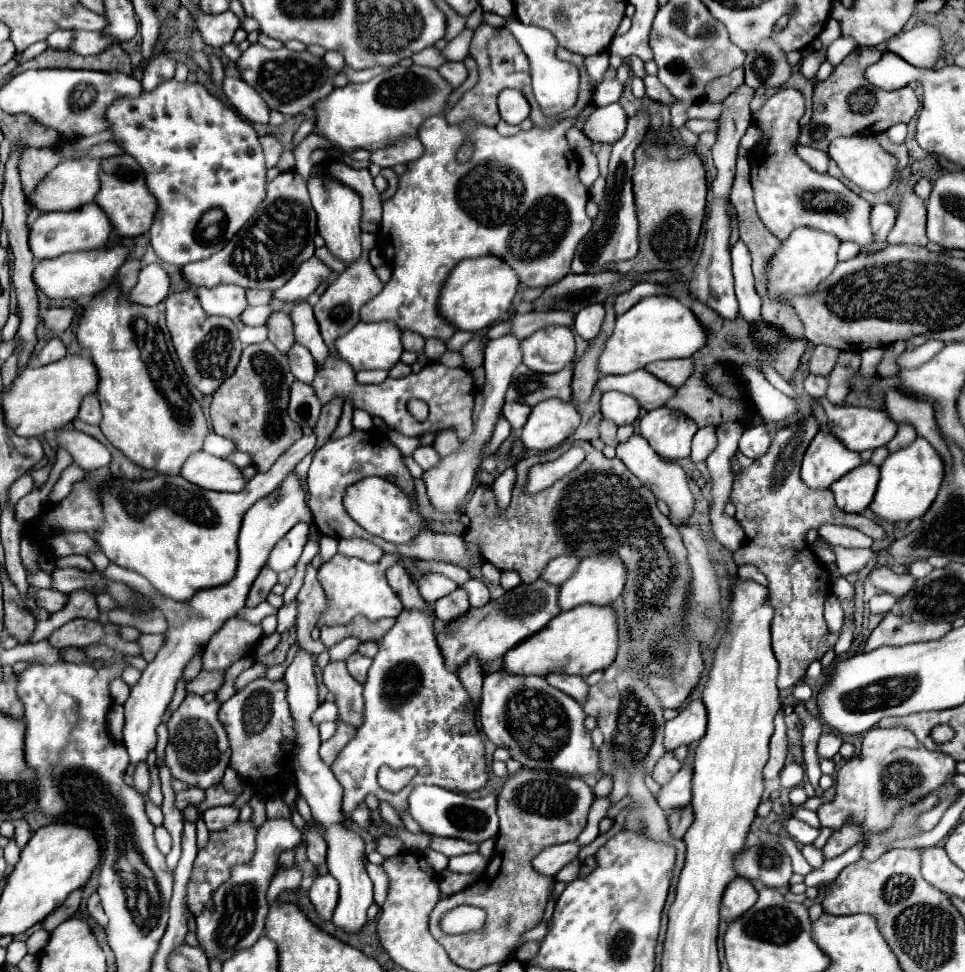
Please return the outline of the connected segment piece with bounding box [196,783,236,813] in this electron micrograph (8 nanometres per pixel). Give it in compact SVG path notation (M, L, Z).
M220 783L220 785L216 785L216 787L206 789L206 799L204 799L200 805L196 805L196 809L198 809L198 813L202 813L202 811L206 811L208 807L230 805L230 803L234 803L234 801L236 801L236 793L234 793L234 791L228 791L228 789Z

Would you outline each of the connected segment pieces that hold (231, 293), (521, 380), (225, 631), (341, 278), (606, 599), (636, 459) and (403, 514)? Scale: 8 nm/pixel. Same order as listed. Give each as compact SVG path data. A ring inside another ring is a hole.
M218 285L212 289L200 287L196 293L202 303L202 309L208 315L220 315L232 321L240 321L240 315L248 309L244 287L236 285Z
M572 359L572 363L568 363L568 367L564 367L564 371L552 373L552 375L540 375L530 371L528 367L520 365L514 371L514 377L510 381L510 389L506 393L506 401L518 401L524 405L538 405L540 401L546 399L562 399L562 401L570 401L570 379L572 379L572 367L574 367L576 359Z
M228 619L228 623L224 623L224 627L216 635L212 635L204 649L204 669L228 669L248 647L256 645L260 635L260 625L252 625L240 619Z
M364 250L360 256L360 259L356 263L352 263L350 267L346 267L344 273L340 273L330 285L328 289L322 293L320 301L314 305L314 317L320 325L320 333L322 333L322 339L324 343L328 345L330 349L330 355L336 357L336 349L334 349L334 341L348 333L348 329L352 329L358 321L360 321L360 307L366 305L370 299L374 299L374 295L378 295L382 291L384 283L376 277L372 265L369 261L369 251Z
M616 555L586 557L580 561L580 567L572 573L572 577L560 585L558 605L562 611L574 609L584 603L592 603L592 605L600 605L600 607L612 605L612 601L616 601L620 597L624 583L626 583L626 569L624 569L624 563Z
M634 433L626 443L620 443L616 453L618 453L618 459L622 459L624 465L654 493L654 497L668 505L670 521L674 525L686 525L690 521L690 517L694 513L694 497L692 497L690 487L688 487L686 471L678 463L660 459L660 455L656 455L656 451L652 451L648 441L638 433Z
M366 477L350 485L344 495L344 507L360 527L392 543L408 543L416 537L420 529L426 527L426 519L418 513L416 501L408 499L406 493L398 489L394 483L380 477Z

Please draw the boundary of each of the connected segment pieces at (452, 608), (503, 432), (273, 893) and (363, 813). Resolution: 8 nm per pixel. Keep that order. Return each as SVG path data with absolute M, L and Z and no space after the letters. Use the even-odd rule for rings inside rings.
M458 587L456 591L452 591L450 595L446 597L440 597L436 603L434 603L434 611L436 611L436 617L440 621L452 621L456 619L458 615L466 613L466 609L470 607L468 603L468 593Z
M500 413L500 417L498 417L498 423L496 423L496 427L494 427L494 433L492 433L492 439L488 441L488 445L486 445L486 449L484 449L484 453L486 453L486 457L488 455L492 455L492 453L496 453L496 449L498 449L498 445L508 437L508 433L510 433L510 423L504 419L504 415Z
M280 867L267 891L269 904L272 904L282 892L299 888L301 881L302 872L297 867L288 869Z
M360 803L360 805L356 807L356 811L352 813L352 821L354 821L360 829L364 829L364 831L370 829L370 825L372 825L372 817L370 817L370 811L368 811L366 803Z

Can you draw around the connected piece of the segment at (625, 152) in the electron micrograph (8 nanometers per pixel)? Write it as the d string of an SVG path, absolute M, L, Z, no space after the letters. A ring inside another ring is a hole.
M640 111L636 117L628 119L626 133L620 141L614 143L608 179L606 179L606 199L600 205L600 213L594 219L590 233L582 239L576 249L576 257L572 261L572 273L604 273L608 263L618 263L632 259L638 253L638 221L634 211L634 195L632 195L632 167L634 167L634 149L642 143L650 125L650 115Z

